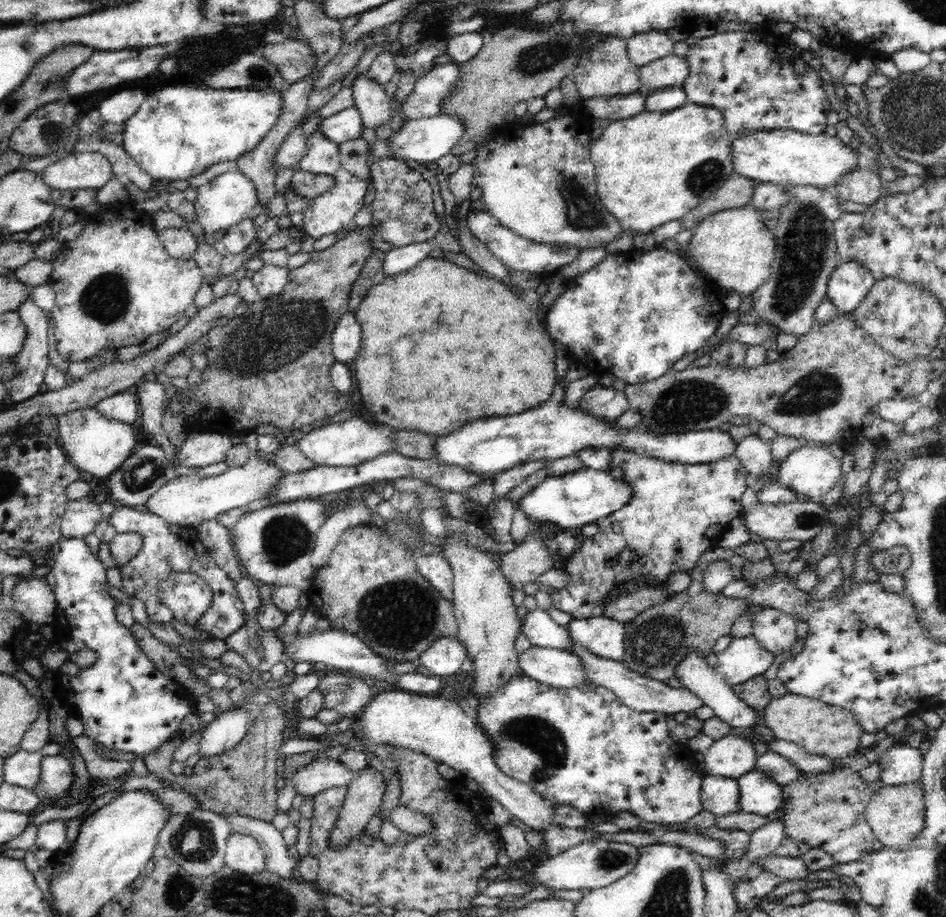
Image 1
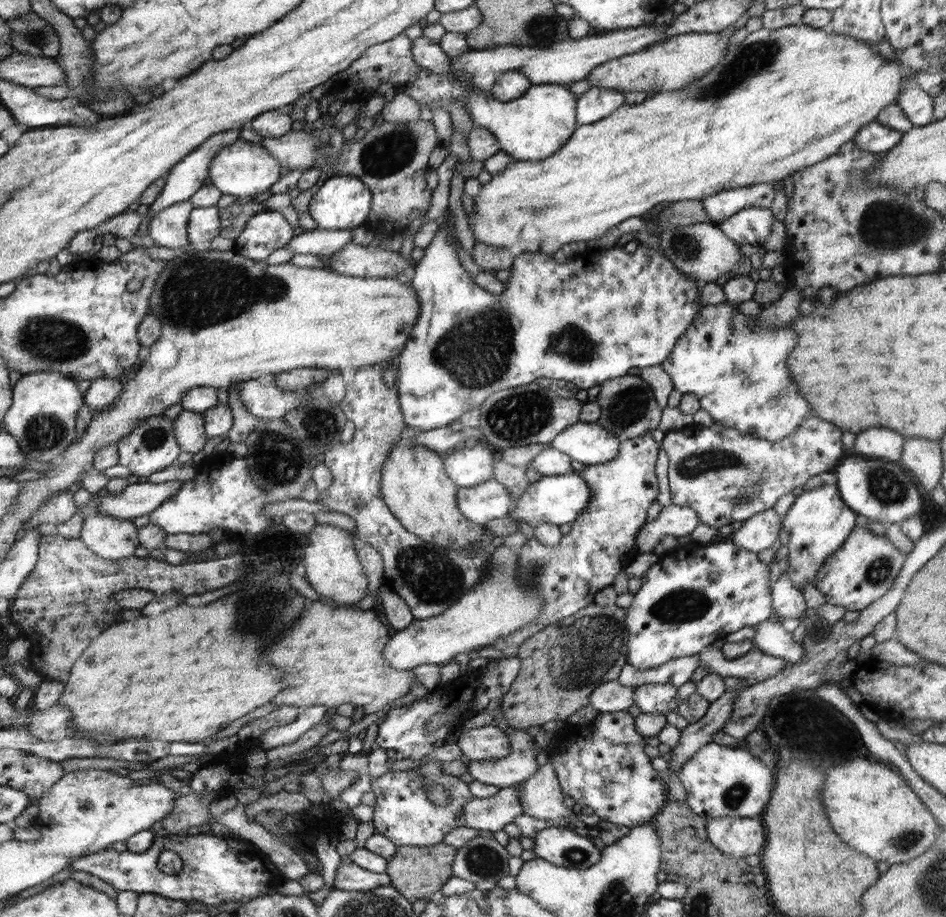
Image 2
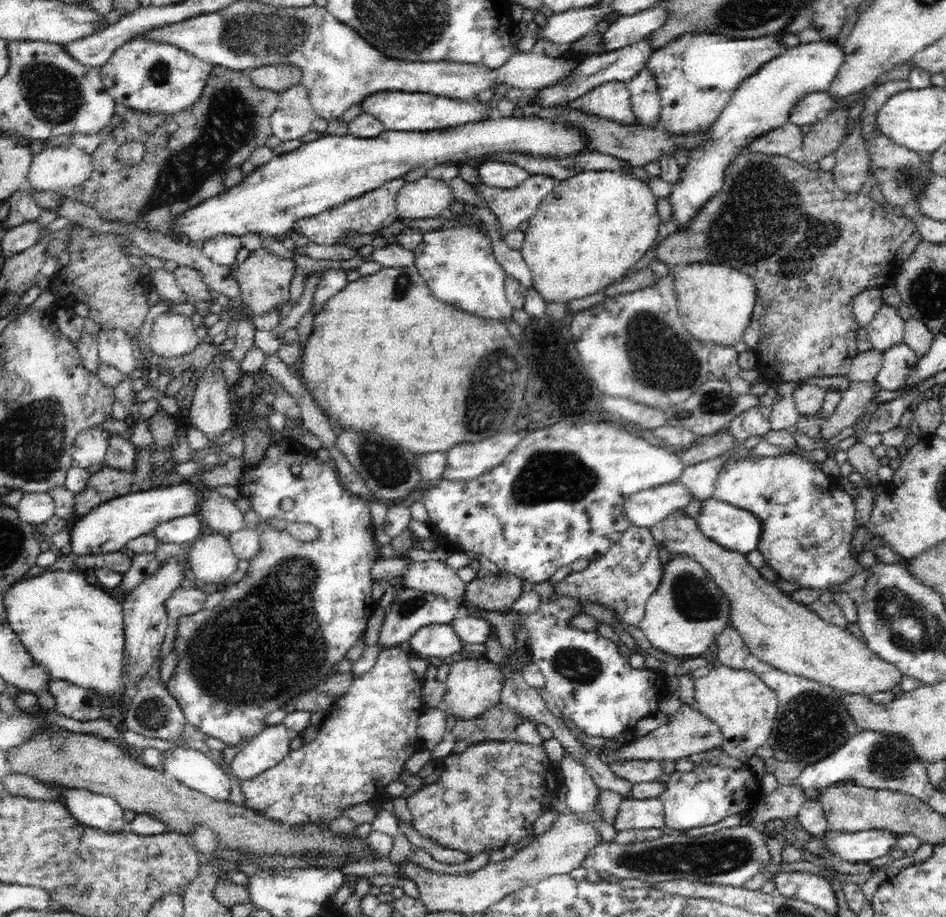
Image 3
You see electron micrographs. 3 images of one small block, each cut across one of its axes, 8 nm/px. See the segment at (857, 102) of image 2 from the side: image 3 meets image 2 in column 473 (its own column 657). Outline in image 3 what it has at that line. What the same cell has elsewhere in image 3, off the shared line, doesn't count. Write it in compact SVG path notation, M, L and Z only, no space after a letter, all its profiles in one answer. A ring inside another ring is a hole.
M590 170L589 172L580 172L576 176L572 176L567 180L558 182L553 188L552 192L540 202L537 207L536 214L529 218L530 227L525 232L525 242L523 243L521 253L523 254L525 263L529 266L532 273L533 288L536 289L543 300L547 303L559 302L566 305L568 302L576 300L577 298L584 298L590 294L596 294L599 290L603 290L620 280L648 250L655 243L658 237L659 225L661 223L657 212L657 197L651 191L651 188L646 183L641 182L634 175L624 174L622 171L616 170Z

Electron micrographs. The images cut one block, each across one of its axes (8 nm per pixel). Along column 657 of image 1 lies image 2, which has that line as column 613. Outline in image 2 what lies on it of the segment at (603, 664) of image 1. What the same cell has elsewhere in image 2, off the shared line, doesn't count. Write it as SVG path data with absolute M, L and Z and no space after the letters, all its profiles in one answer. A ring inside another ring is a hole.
M618 680L606 682L592 693L592 708L603 713L611 711L628 711L634 704L634 688L623 686Z

